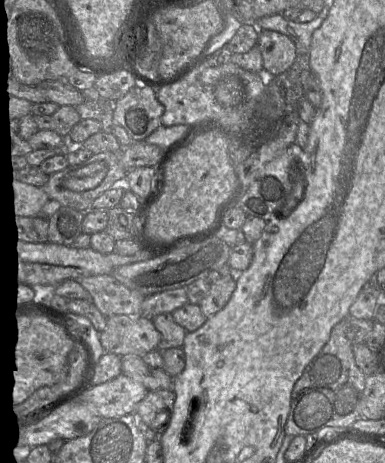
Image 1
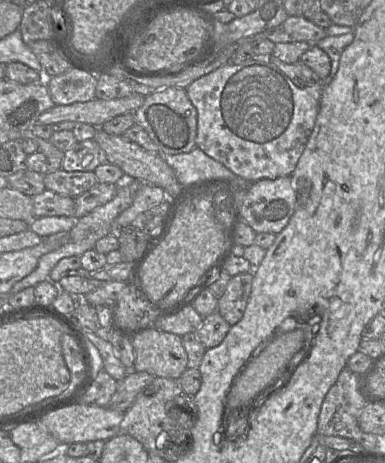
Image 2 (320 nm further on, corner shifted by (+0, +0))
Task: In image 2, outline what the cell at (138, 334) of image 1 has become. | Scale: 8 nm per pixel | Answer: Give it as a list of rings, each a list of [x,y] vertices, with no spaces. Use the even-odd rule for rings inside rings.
[[[148,326],[131,336],[131,341],[135,351],[134,370],[179,380],[188,368],[182,336]]]

